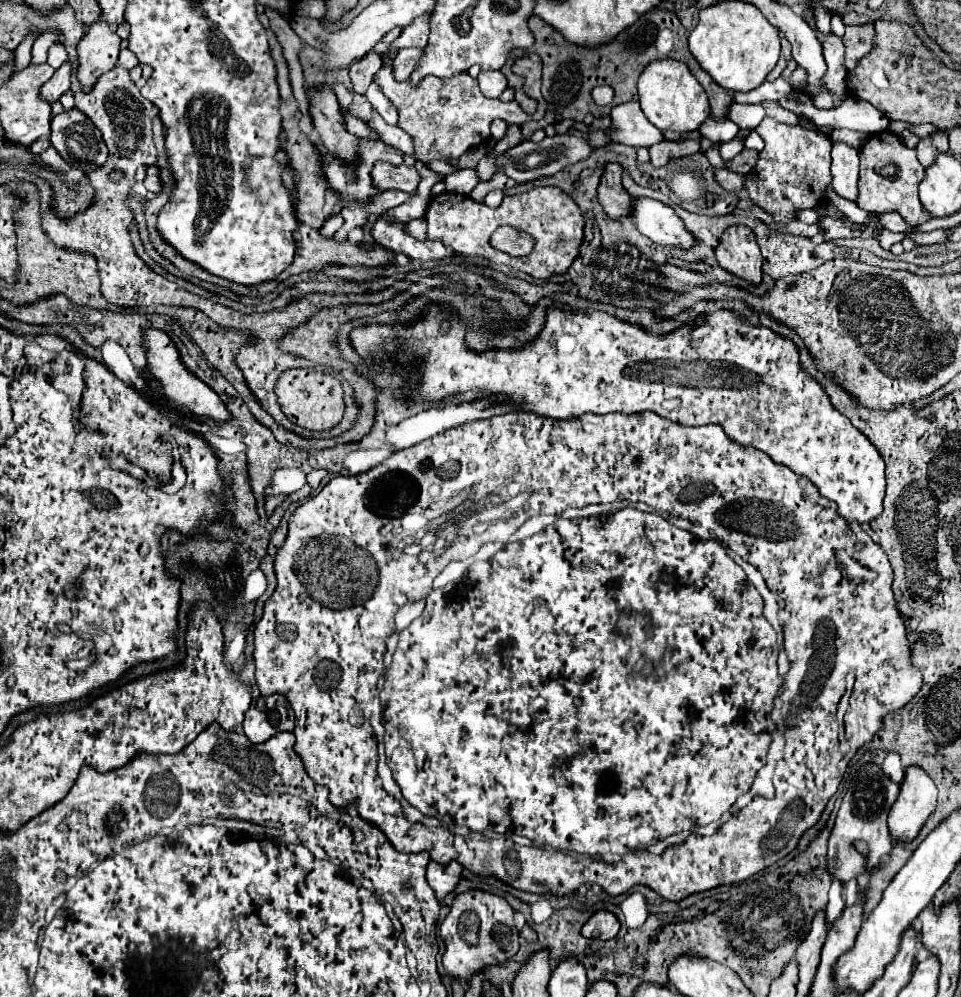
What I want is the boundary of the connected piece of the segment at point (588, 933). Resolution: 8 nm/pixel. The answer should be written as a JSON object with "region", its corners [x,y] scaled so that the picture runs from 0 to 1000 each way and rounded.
{"region":[[[622,913],[606,931],[608,941],[622,941],[622,943],[635,943],[643,937],[645,927],[639,917]]]}

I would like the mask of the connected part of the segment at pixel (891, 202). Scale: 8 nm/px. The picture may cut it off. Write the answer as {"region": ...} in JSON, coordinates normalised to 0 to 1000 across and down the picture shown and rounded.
{"region":[[[914,132],[916,136],[905,136],[903,142],[895,148],[895,181],[893,181],[893,207],[903,211],[903,213],[914,213],[914,215],[922,215],[922,213],[934,213],[947,227],[957,227],[961,223],[968,221],[968,217],[961,213],[961,209],[957,207],[955,201],[955,185],[961,179],[961,169],[953,158],[953,150],[947,150],[939,144],[939,140],[928,134],[928,132]]]}

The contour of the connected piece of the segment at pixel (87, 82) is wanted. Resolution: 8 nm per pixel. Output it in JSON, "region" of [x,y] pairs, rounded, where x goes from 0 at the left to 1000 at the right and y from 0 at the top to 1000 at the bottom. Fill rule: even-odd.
{"region":[[[102,20],[94,26],[92,34],[81,44],[81,70],[79,78],[85,86],[85,92],[94,92],[100,80],[117,70],[125,52],[125,38],[114,24]]]}

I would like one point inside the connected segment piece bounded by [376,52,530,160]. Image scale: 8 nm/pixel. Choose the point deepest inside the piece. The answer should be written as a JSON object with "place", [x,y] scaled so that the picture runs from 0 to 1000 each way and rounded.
{"place":[462,117]}

